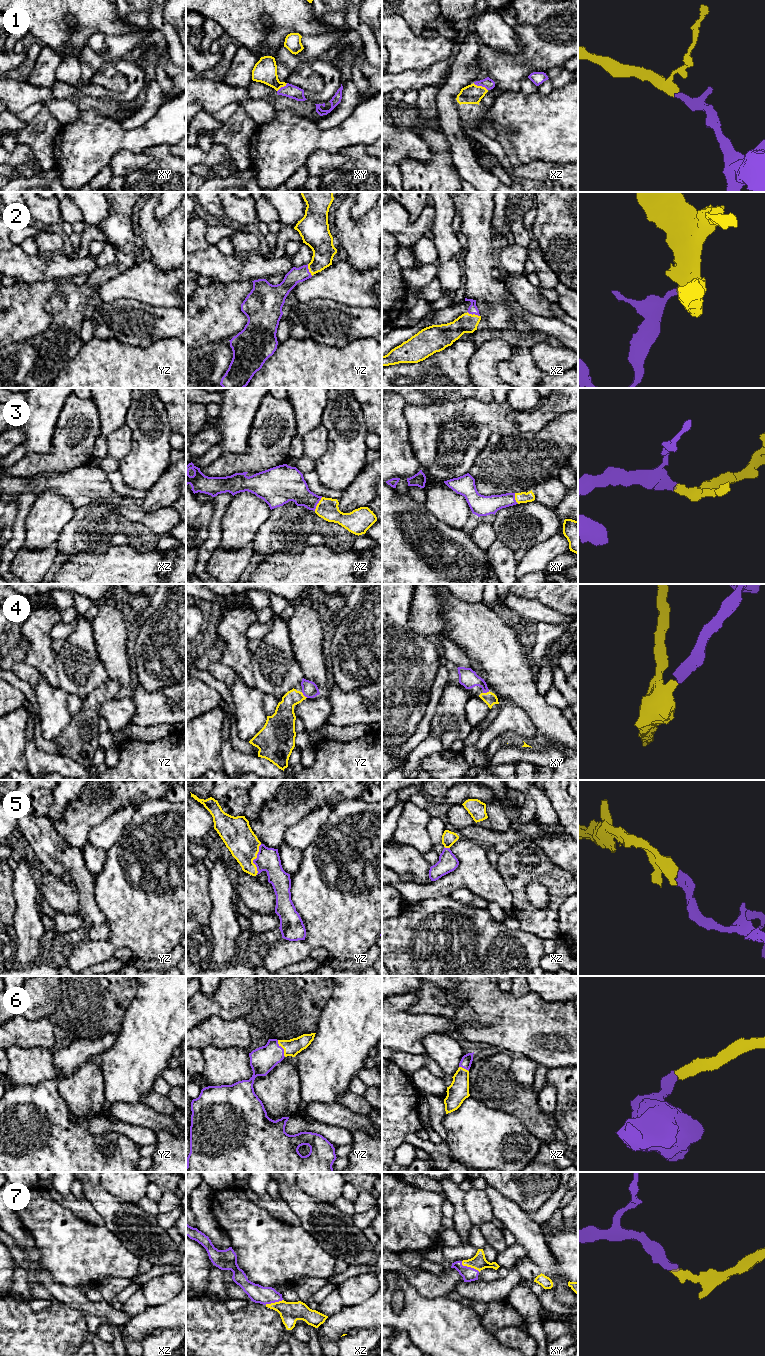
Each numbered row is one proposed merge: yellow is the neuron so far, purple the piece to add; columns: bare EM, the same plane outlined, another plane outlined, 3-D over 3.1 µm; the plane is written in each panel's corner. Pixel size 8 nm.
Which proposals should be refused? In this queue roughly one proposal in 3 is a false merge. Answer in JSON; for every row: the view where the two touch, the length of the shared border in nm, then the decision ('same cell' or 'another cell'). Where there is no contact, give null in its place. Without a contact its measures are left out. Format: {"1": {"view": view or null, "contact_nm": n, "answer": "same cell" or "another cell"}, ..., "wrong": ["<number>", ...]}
{"1": {"view": "xz", "contact_nm": 130, "answer": "same cell"}, "2": {"view": "xz", "contact_nm": 110, "answer": "same cell"}, "3": {"view": "xz", "contact_nm": 130, "answer": "same cell"}, "4": {"view": "yz", "contact_nm": 70, "answer": "same cell"}, "5": {"view": "yz", "contact_nm": 260, "answer": "same cell"}, "6": {"view": "yz", "contact_nm": 150, "answer": "same cell"}, "7": {"view": "xy", "contact_nm": 170, "answer": "same cell"}, "wrong": []}

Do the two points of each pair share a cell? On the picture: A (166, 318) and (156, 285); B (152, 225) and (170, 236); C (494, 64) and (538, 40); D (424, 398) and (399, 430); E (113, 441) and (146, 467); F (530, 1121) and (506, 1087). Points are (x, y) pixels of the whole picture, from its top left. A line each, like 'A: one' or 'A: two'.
A: two
B: one
C: one
D: two
E: two
F: one

